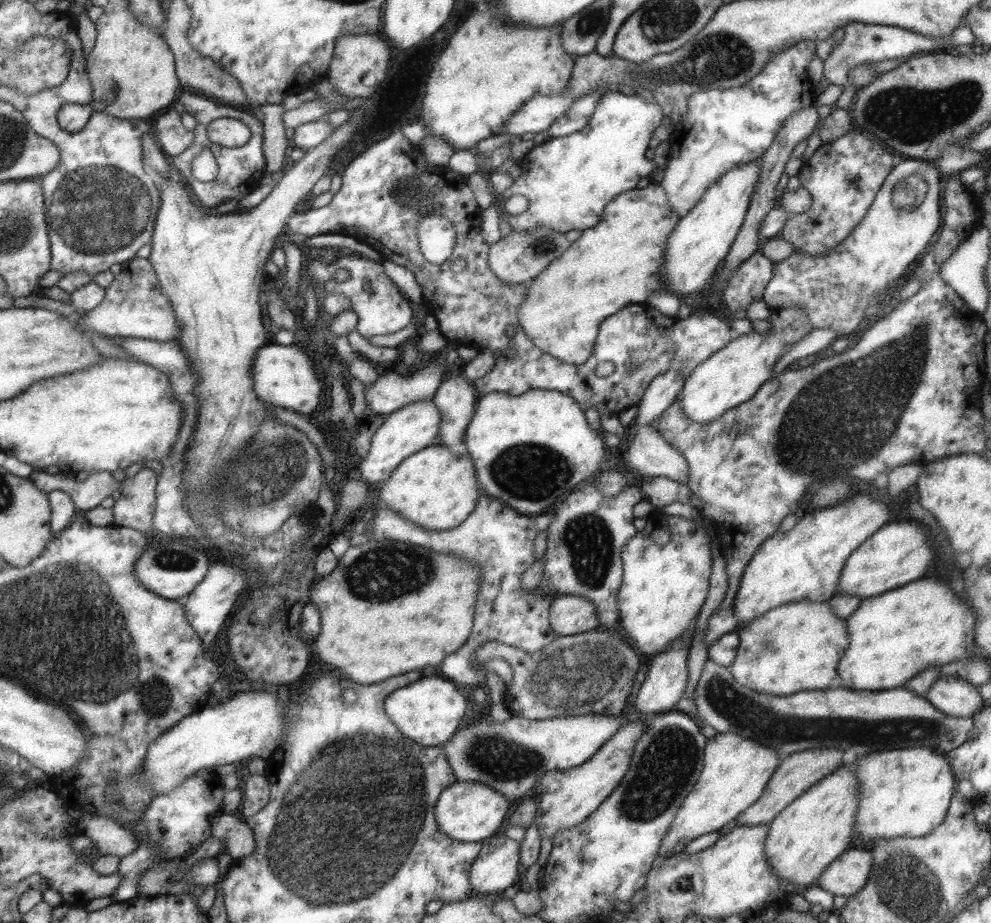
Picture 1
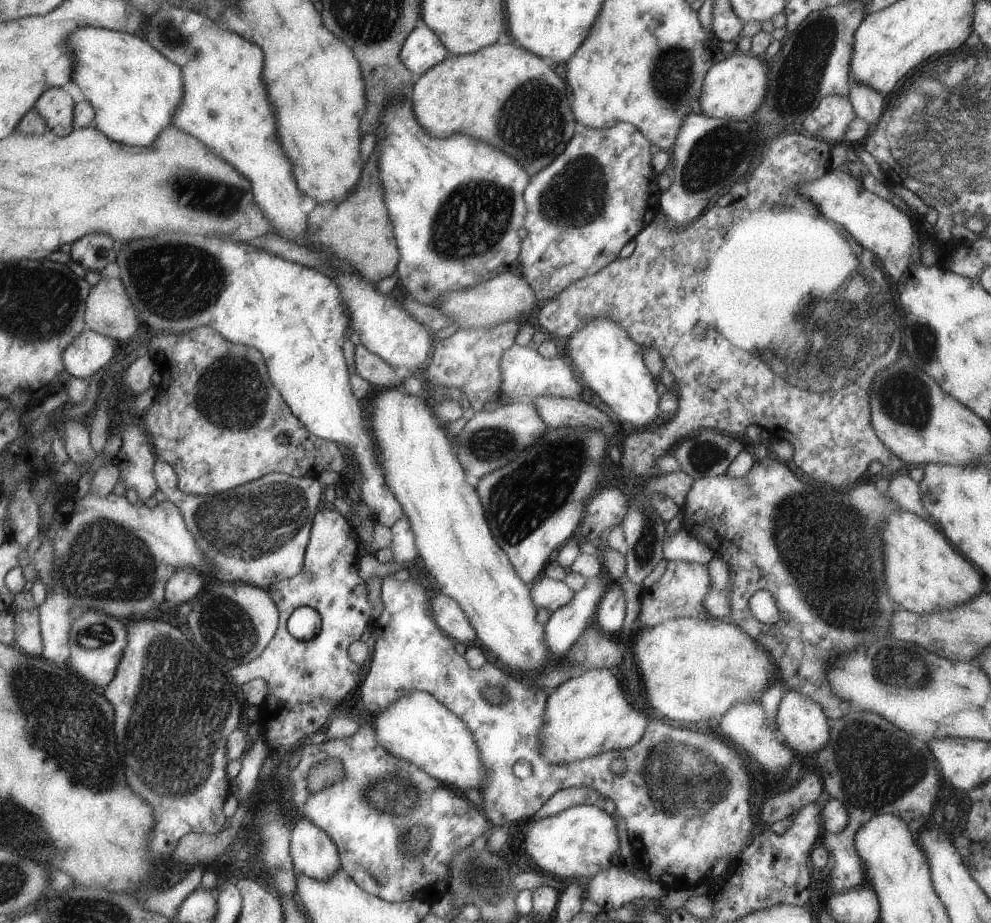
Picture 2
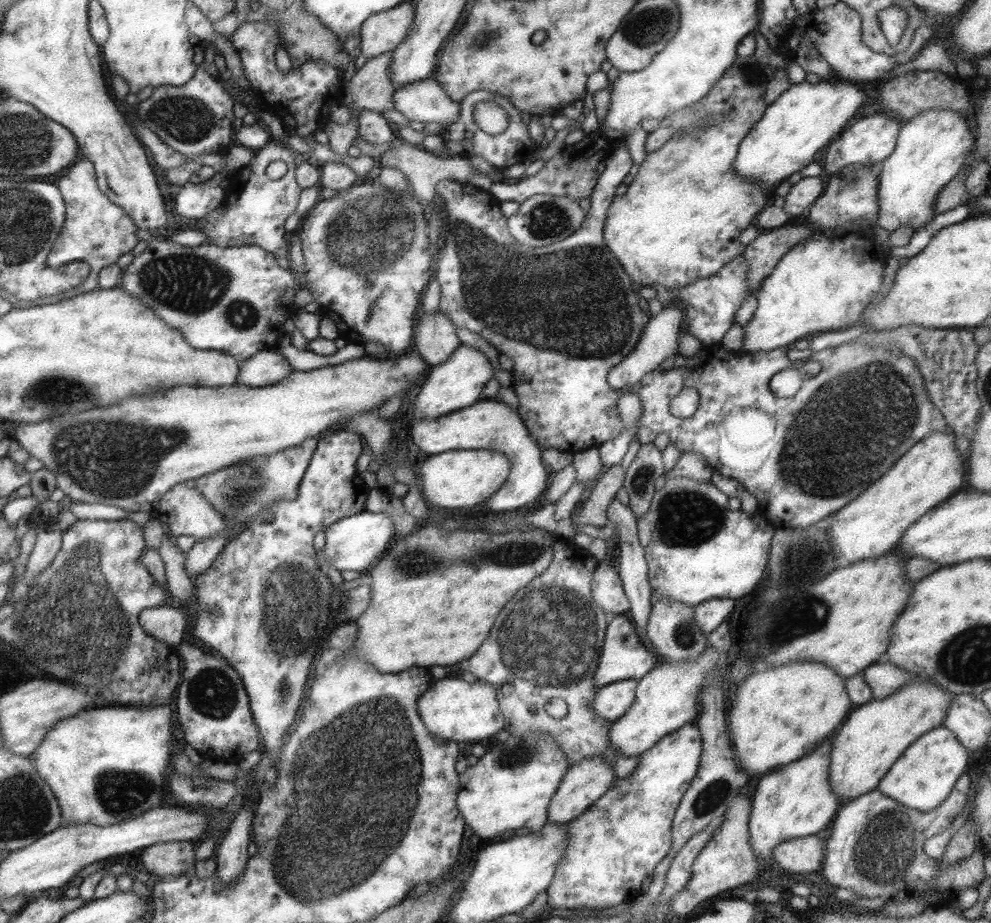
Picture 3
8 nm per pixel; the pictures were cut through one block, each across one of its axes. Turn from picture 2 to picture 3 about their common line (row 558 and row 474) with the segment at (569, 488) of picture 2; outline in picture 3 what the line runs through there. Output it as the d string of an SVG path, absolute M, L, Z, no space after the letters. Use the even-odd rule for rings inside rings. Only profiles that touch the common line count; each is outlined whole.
M496 398L481 399L467 408L449 414L426 419L421 416L411 426L411 442L419 448L419 456L439 454L457 449L489 449L505 455L510 460L510 471L505 482L486 498L481 508L495 513L514 512L525 504L533 504L545 492L551 474L542 462L537 441L529 435L515 408L510 408Z

